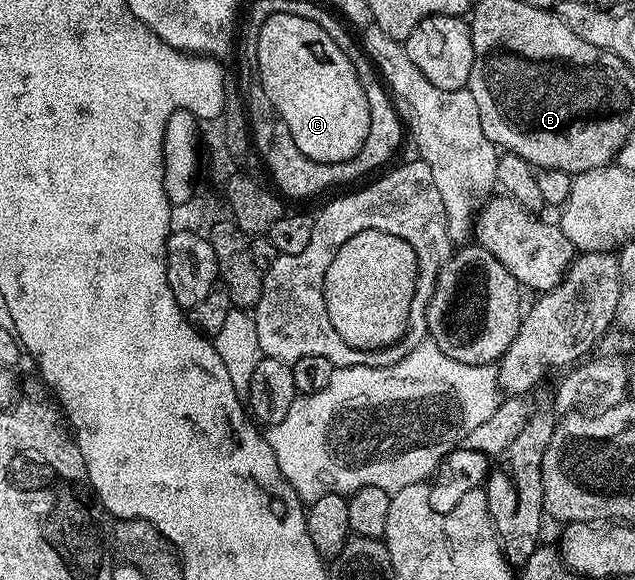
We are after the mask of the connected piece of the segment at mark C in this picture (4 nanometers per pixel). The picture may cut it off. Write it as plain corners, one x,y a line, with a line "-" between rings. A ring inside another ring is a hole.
271,18
271,22
265,23
263,38
259,38
259,66
263,66
263,82
267,85
273,108
281,120
289,124
293,144
314,162
344,162
357,156
361,144
365,144
365,136
369,136
371,105
363,102
363,90
359,90
355,74
351,74
347,58
331,46
331,38
327,38
319,26
303,22
303,18

